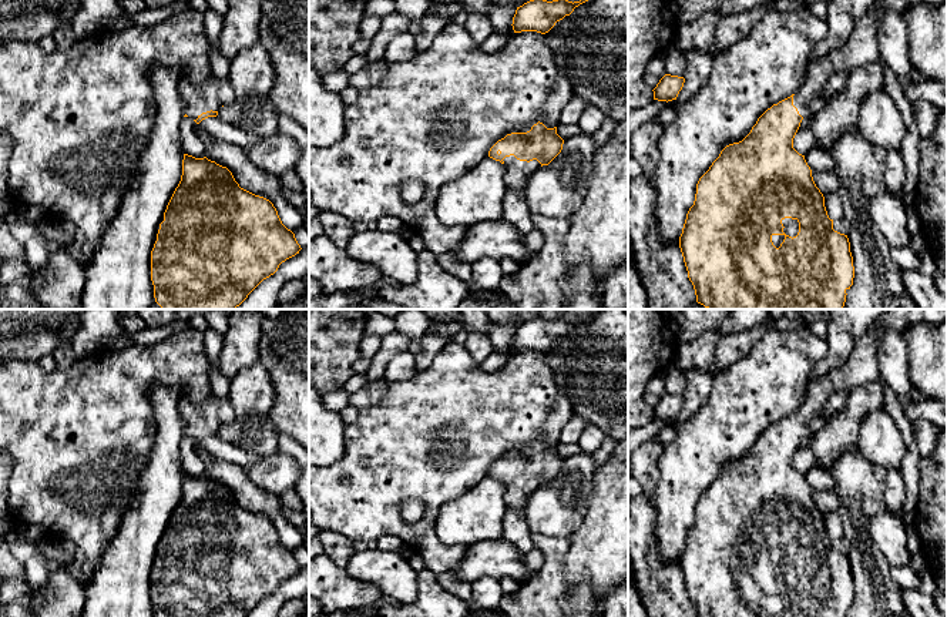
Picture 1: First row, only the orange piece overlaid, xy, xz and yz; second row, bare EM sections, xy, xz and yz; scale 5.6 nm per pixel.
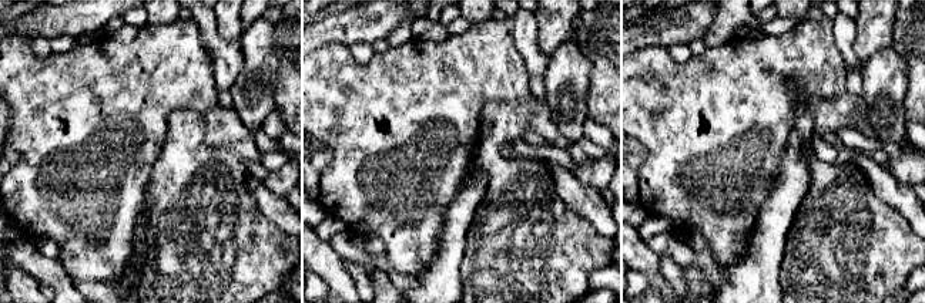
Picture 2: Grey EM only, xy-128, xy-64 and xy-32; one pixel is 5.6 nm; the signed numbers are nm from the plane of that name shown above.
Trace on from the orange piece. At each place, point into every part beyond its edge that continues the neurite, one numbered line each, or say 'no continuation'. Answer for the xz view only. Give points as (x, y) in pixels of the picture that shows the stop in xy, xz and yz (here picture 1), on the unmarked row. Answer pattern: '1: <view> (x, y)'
1: xz (517, 492)

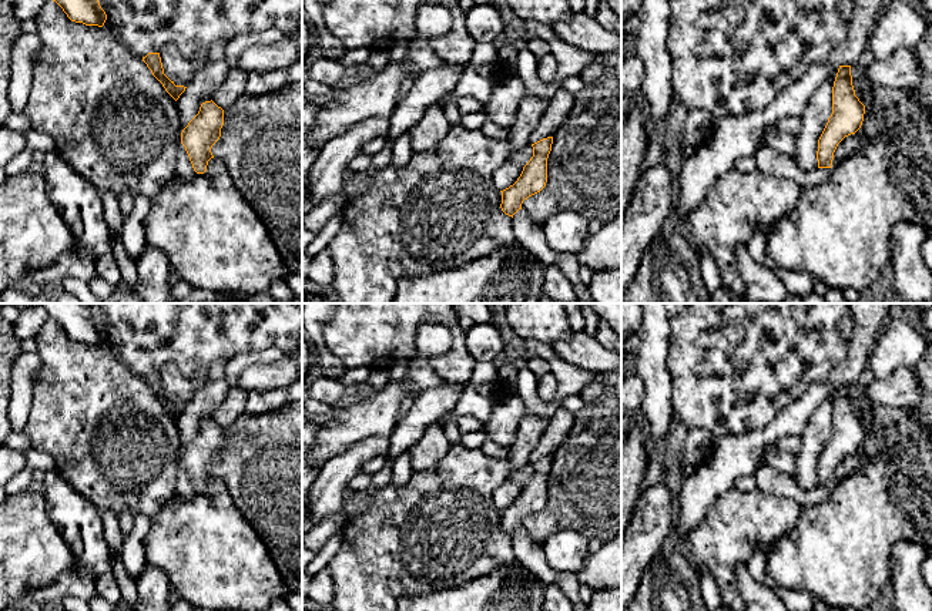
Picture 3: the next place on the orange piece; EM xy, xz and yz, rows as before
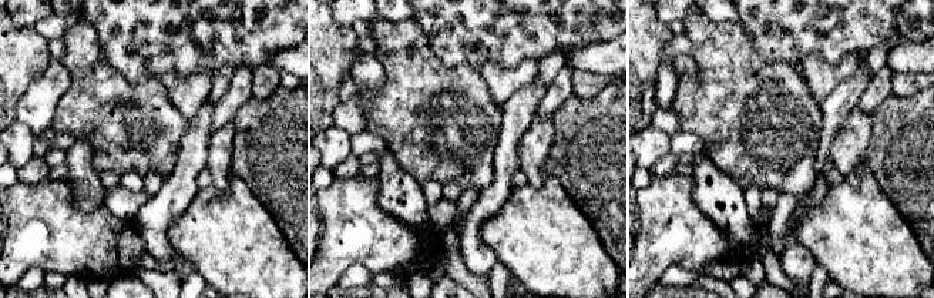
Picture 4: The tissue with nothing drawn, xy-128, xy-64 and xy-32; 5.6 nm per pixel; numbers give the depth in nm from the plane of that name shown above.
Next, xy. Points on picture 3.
no continuation

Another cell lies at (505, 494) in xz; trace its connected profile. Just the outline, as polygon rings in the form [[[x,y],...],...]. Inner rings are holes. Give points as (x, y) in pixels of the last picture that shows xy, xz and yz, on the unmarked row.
[[[506,480],[500,486],[497,486],[493,491],[493,503],[499,510],[503,510],[513,504],[520,496],[523,486],[519,483],[513,483]]]

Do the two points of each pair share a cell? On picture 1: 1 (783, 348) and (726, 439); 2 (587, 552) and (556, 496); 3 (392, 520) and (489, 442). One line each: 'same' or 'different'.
1: same
2: different
3: same

